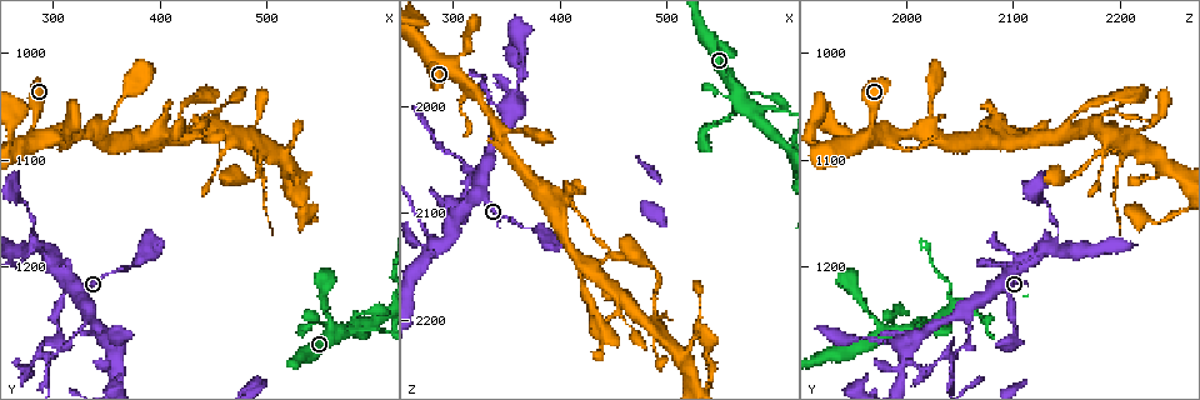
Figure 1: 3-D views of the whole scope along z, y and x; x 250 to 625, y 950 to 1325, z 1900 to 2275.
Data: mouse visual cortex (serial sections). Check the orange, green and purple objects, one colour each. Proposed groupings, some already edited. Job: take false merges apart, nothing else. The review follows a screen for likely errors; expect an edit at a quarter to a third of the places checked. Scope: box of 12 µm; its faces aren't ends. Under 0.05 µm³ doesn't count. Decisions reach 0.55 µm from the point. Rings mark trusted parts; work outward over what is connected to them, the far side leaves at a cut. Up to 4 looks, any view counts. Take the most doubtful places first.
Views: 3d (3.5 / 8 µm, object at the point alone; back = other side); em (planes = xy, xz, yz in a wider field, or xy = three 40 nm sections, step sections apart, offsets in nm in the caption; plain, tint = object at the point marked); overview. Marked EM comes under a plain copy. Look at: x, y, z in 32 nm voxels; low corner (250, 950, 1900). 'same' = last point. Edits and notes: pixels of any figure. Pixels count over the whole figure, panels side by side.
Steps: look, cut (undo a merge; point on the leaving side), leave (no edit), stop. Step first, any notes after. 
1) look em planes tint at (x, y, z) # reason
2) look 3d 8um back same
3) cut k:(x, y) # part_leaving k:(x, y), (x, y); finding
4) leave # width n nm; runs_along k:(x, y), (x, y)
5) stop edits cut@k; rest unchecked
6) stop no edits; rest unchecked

look 3d 3.5um at (330, 1238, 2056) # two arms in line, one across

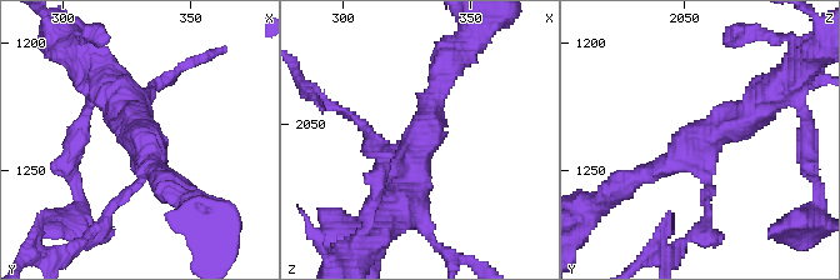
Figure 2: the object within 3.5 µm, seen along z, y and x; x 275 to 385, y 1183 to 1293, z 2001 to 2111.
look em planes tint at (331, 1238, 2057) # arms 3; arm_widths 150, 250, 450 nm

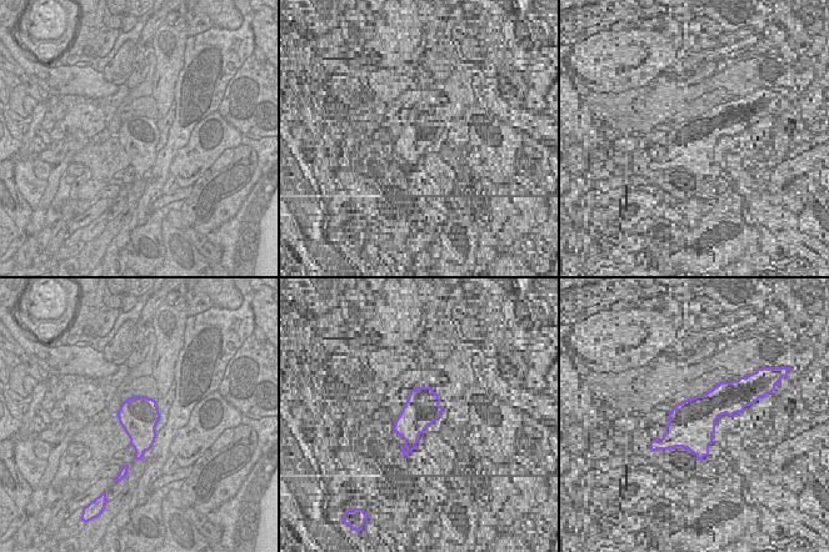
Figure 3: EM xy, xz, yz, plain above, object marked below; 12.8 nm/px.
leave # runs_along 2:(769, 99), (638, 176); continuous, no second cell

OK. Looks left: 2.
look 3d 3.5um at (298, 1282, 2046) # two arms in line, one across

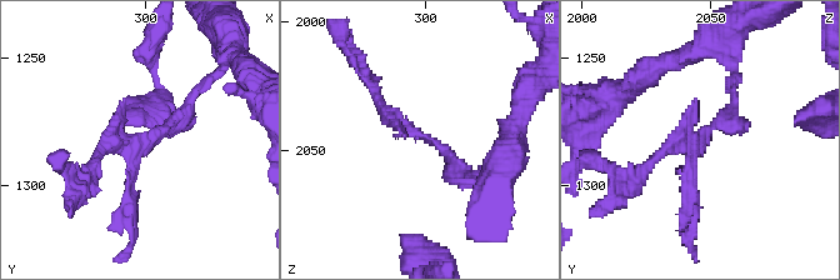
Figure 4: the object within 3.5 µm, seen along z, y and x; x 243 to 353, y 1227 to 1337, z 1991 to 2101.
look em xy step 1 tint at (296, 1285, 2043)

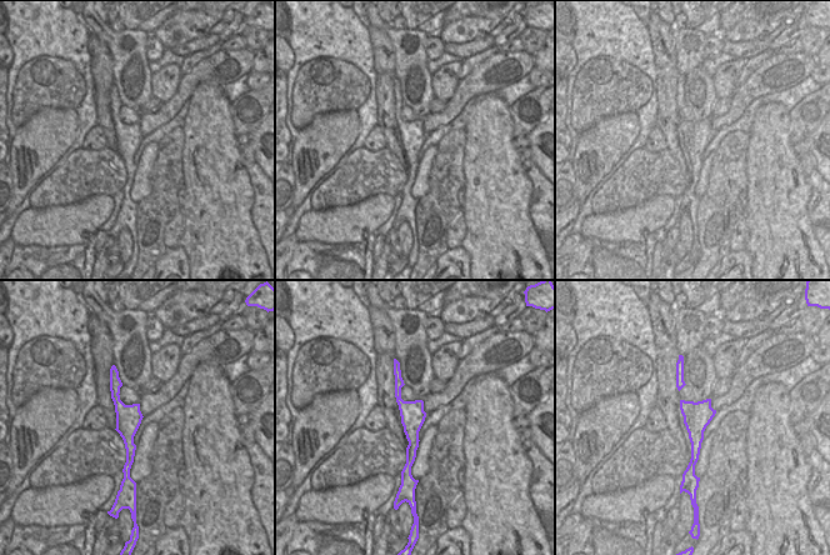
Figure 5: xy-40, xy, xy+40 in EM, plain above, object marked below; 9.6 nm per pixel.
cut 4:(695, 116) # part_leaving 4:(708, 133), (670, 144), (635, 179); a second cell is stuck on

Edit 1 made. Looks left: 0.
stop edits cut@4; rest unchecked

